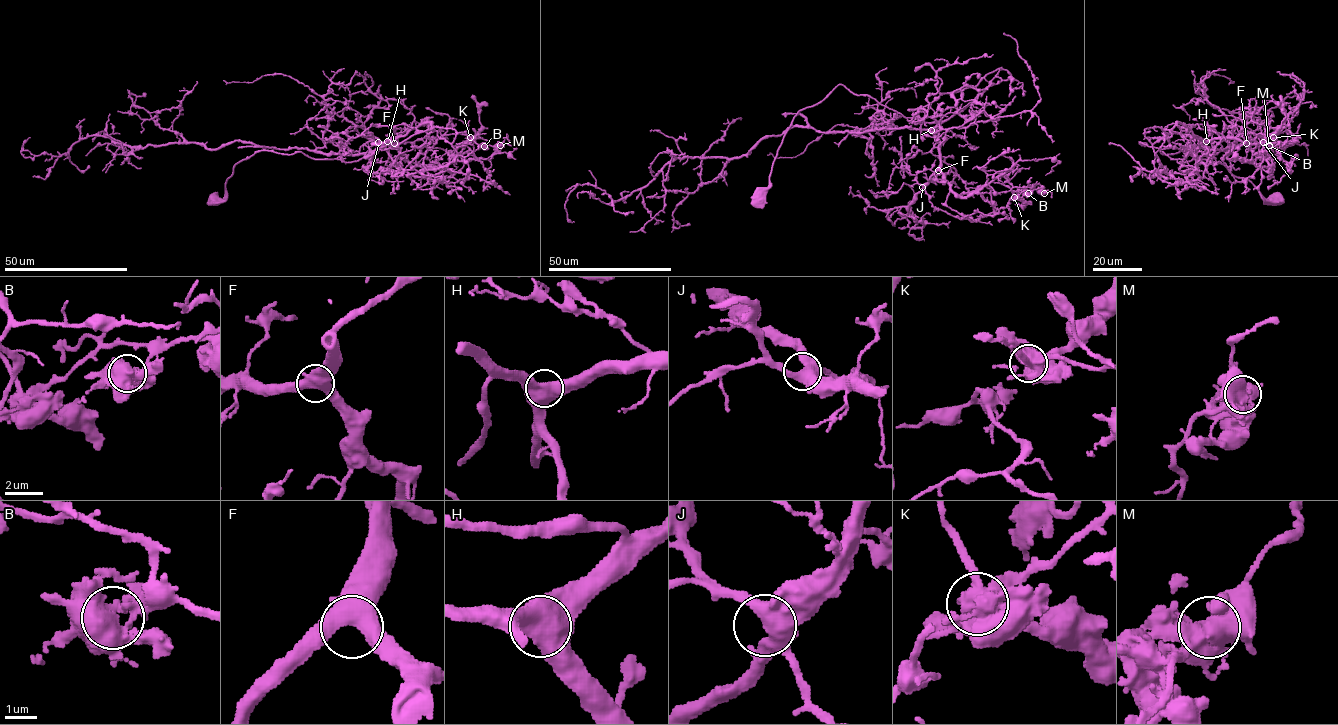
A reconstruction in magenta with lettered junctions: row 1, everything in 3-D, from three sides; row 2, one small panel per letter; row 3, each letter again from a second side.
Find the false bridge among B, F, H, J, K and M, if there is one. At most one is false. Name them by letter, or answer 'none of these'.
K

